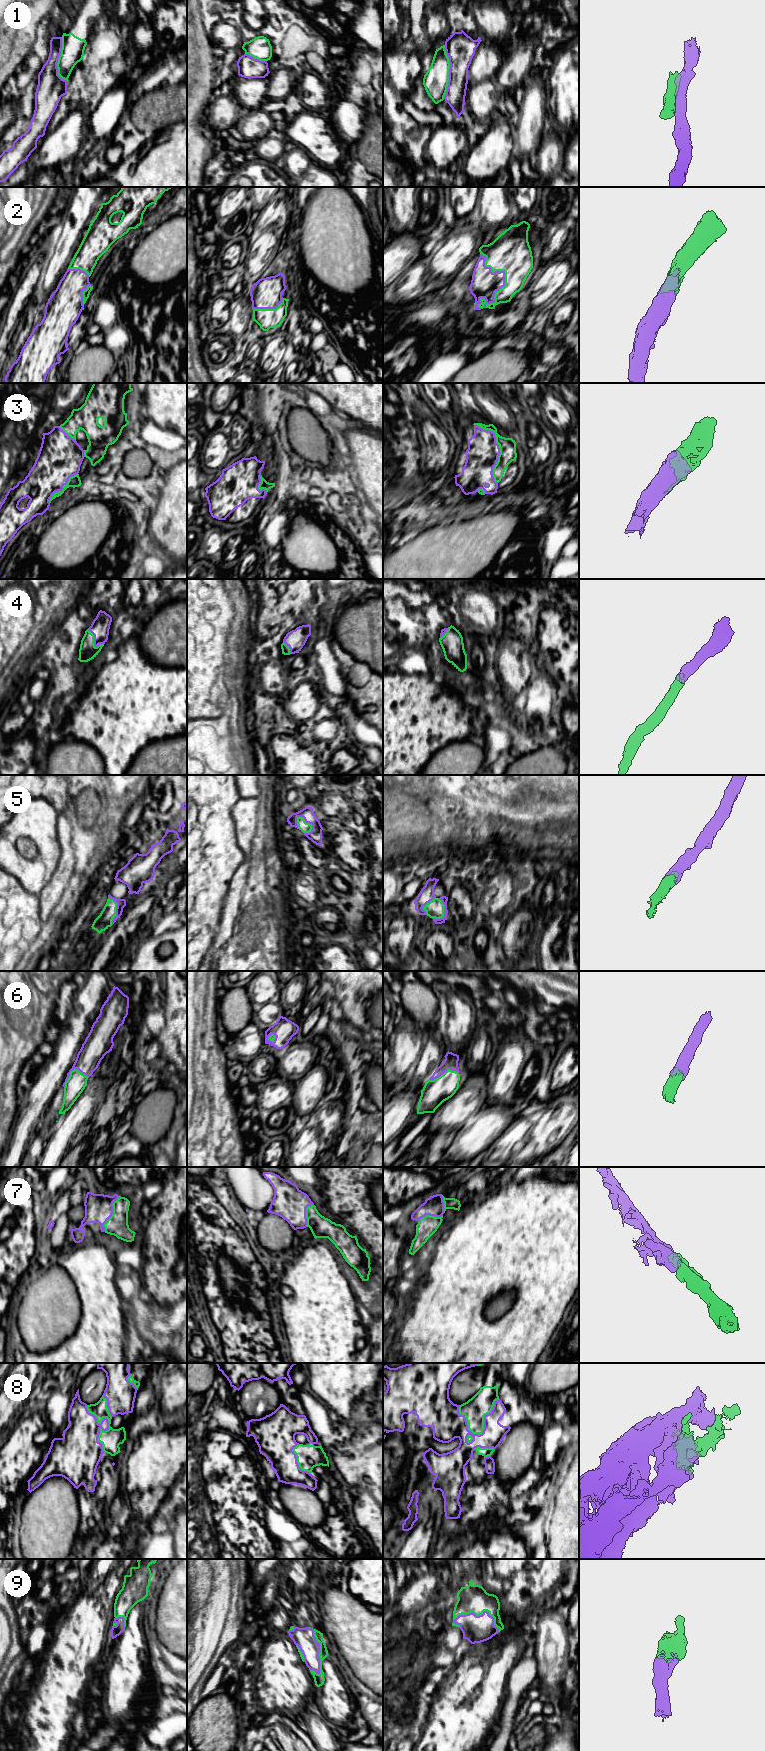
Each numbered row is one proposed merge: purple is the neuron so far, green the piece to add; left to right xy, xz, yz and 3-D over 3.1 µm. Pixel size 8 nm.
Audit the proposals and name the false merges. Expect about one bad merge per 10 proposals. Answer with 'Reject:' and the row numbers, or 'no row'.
Reject: 1

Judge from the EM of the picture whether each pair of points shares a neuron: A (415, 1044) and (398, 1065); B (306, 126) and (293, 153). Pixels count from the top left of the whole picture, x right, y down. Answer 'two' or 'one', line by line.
A: one
B: two

